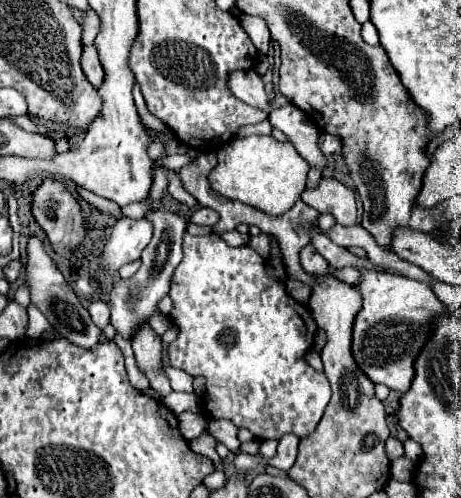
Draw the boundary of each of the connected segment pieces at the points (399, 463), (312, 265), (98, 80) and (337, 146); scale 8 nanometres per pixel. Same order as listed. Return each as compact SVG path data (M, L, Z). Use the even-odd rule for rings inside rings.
M399 456L391 462L391 476L395 480L403 480L403 482L411 482L413 478L413 470L415 470L415 464L407 458L407 456Z
M307 244L307 246L299 252L299 260L301 260L303 270L305 270L307 274L311 274L311 276L321 276L321 274L329 272L327 260L325 260L317 250L313 250L311 244Z
M83 46L83 56L81 56L81 66L83 66L83 72L85 76L89 78L89 82L99 88L103 84L103 66L99 62L99 54L95 50L95 46Z
M321 132L321 134L319 134L319 148L321 148L323 154L335 154L335 152L341 152L343 142L341 142L339 136Z

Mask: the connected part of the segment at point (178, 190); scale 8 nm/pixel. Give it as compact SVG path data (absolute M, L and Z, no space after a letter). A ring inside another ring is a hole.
M169 174L169 194L171 194L177 202L181 202L181 204L185 204L185 206L189 206L189 208L195 208L195 206L197 206L197 200L181 186L179 178L173 176L173 174Z

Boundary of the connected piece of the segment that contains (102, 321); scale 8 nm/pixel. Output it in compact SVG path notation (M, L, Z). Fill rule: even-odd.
M93 302L93 304L89 306L89 314L91 314L93 322L95 322L101 330L105 330L105 326L109 324L109 306L107 306L105 302Z

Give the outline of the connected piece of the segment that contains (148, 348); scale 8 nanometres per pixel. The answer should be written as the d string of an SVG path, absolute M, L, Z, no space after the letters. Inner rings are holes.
M145 324L133 338L133 352L137 360L137 368L145 374L149 380L149 386L157 390L161 396L167 396L171 392L169 380L163 374L163 354L161 354L161 338L151 330L149 324Z

